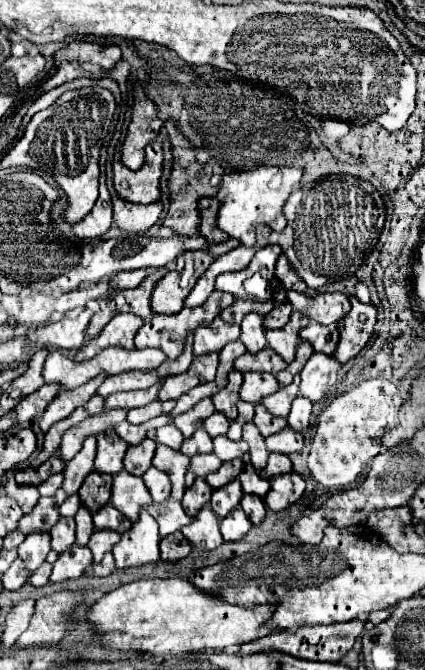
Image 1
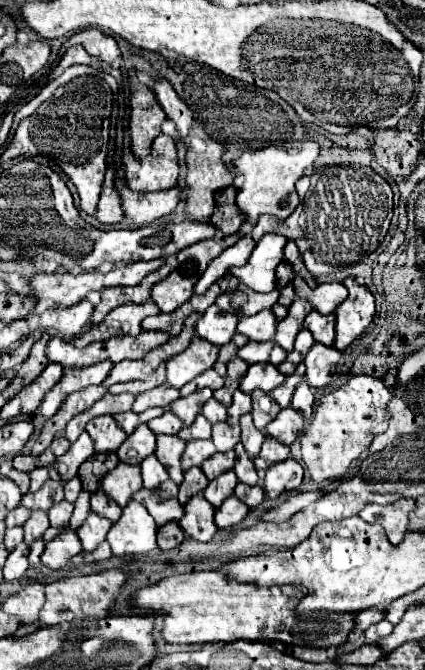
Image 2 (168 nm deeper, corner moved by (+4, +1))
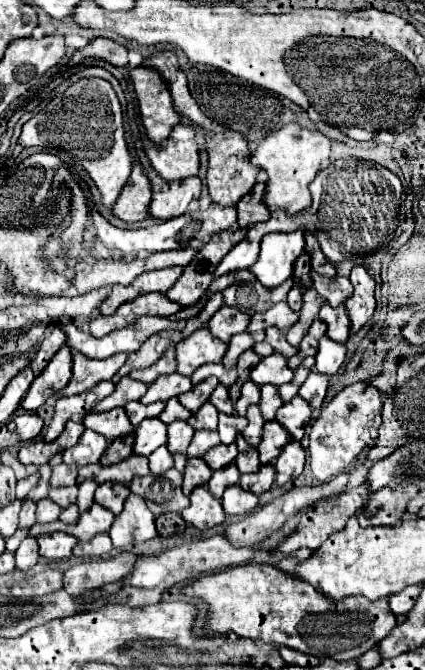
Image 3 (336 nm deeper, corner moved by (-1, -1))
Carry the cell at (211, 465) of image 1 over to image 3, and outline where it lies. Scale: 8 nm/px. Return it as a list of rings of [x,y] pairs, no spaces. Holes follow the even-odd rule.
[[[196,431],[192,437],[192,443],[188,445],[188,457],[202,457],[208,449],[220,443],[220,437],[216,431]]]

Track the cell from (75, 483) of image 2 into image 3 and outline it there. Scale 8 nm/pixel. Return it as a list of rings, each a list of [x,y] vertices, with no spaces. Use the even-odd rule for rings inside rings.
[[[130,455],[128,459],[116,463],[116,465],[84,465],[80,467],[80,477],[82,479],[94,479],[96,483],[104,483],[104,481],[120,481],[124,485],[128,485],[128,481],[134,475],[146,475],[148,469],[148,459],[142,455]]]

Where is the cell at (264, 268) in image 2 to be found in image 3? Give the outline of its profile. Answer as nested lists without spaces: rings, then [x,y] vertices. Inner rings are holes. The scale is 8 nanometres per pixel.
[[[304,229],[292,233],[268,233],[262,239],[262,251],[250,271],[264,287],[282,285],[294,273],[294,261],[304,253]]]

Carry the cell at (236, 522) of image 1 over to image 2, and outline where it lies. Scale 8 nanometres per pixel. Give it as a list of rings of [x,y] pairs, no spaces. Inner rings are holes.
[[[231,497],[231,499],[227,499],[227,503],[223,503],[215,511],[215,525],[219,529],[231,529],[231,527],[239,525],[247,517],[247,513],[249,513],[249,507],[243,501]]]

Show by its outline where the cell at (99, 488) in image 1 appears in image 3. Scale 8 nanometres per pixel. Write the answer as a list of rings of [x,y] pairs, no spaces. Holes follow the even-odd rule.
[[[128,433],[124,437],[118,437],[116,441],[112,441],[104,453],[104,457],[100,459],[102,465],[114,465],[126,457],[132,455],[132,447],[134,447],[134,433]]]

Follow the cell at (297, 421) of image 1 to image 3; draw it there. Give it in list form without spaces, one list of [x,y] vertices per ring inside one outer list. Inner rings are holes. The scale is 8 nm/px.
[[[310,371],[308,379],[302,383],[298,395],[304,397],[314,409],[320,409],[324,397],[326,397],[326,391],[328,391],[328,385],[330,385],[330,377],[318,373],[318,371]]]

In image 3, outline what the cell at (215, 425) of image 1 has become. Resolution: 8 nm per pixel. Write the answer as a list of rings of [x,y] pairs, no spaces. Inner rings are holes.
[[[218,383],[218,387],[214,389],[214,393],[210,395],[210,401],[218,407],[218,411],[222,411],[222,413],[226,413],[226,415],[232,415],[234,405],[232,405],[232,401],[230,401],[230,397],[228,397],[228,389],[226,389],[222,383]]]

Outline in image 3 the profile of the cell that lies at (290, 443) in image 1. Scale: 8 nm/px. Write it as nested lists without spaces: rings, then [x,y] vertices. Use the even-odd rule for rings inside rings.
[[[300,395],[292,397],[288,403],[284,403],[278,411],[276,411],[276,421],[292,435],[292,439],[300,441],[304,437],[304,431],[310,423],[312,417],[312,407],[308,405],[308,401],[304,401]]]

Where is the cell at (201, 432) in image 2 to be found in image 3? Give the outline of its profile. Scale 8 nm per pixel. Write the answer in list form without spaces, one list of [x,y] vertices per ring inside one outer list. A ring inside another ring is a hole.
[[[206,401],[196,413],[192,413],[192,417],[188,419],[188,425],[192,425],[194,429],[214,431],[218,427],[218,409],[210,401]]]

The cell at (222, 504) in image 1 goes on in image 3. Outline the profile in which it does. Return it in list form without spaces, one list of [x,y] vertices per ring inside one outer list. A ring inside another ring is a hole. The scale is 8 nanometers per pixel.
[[[228,465],[226,469],[218,469],[218,471],[214,471],[212,479],[208,481],[208,489],[210,489],[210,493],[212,493],[214,497],[220,499],[222,493],[224,493],[224,489],[226,489],[228,485],[238,483],[238,477],[240,477],[240,473],[238,473],[236,465]]]

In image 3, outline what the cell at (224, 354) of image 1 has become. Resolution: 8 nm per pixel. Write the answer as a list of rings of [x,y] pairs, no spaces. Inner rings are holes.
[[[238,333],[238,335],[234,335],[232,339],[230,339],[230,343],[228,343],[228,351],[226,351],[226,355],[224,355],[224,359],[222,359],[222,363],[224,363],[224,367],[226,369],[232,369],[232,367],[236,367],[236,361],[238,361],[238,357],[246,351],[246,349],[252,349],[254,347],[254,337],[250,335],[250,333]]]

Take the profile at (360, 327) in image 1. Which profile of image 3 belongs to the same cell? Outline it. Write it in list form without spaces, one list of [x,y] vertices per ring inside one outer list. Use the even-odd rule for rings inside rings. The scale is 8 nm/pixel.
[[[354,265],[350,273],[350,281],[354,285],[352,297],[346,301],[348,317],[352,321],[352,331],[358,331],[374,313],[374,279],[370,277],[364,265]]]

